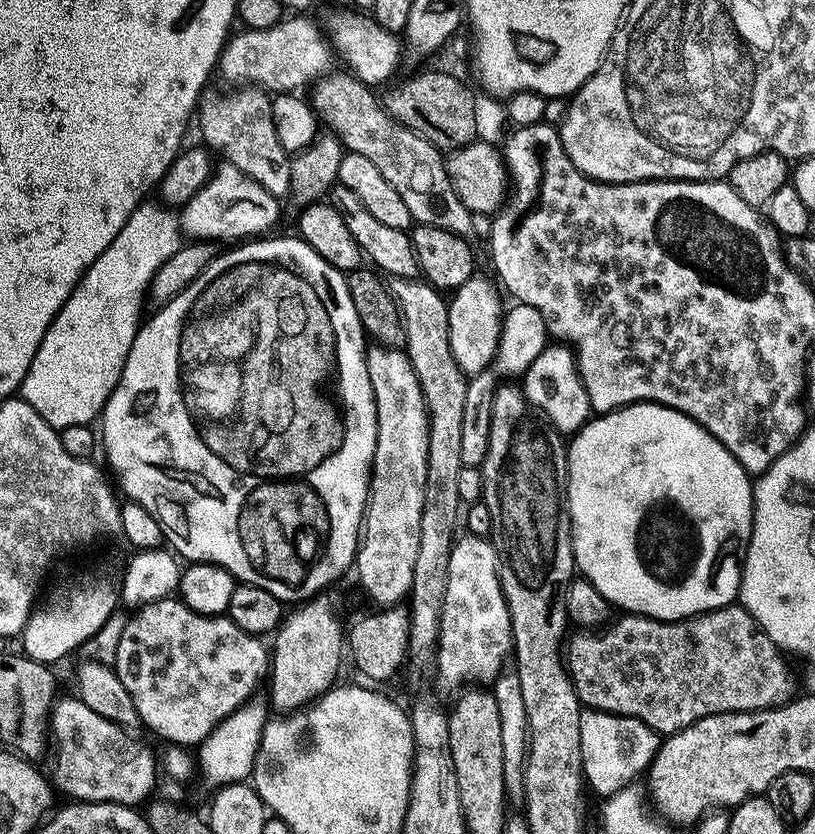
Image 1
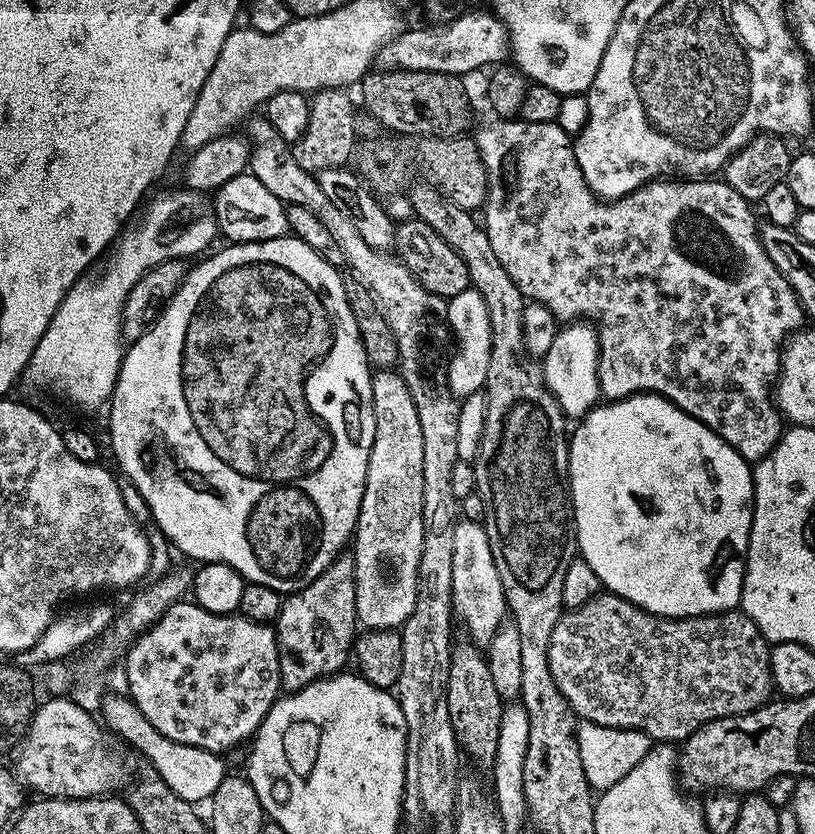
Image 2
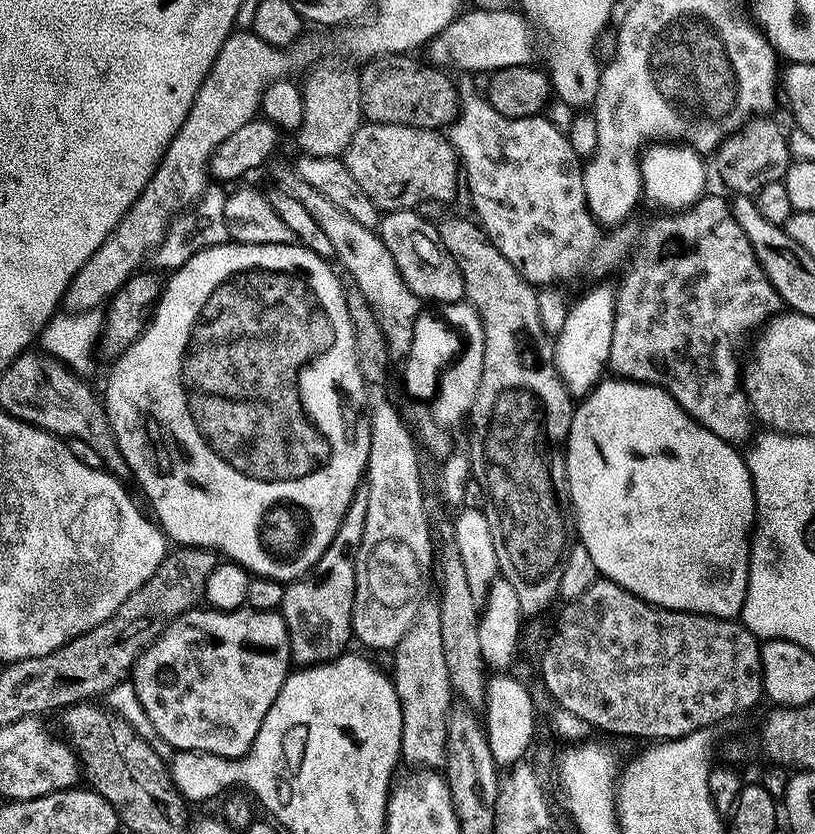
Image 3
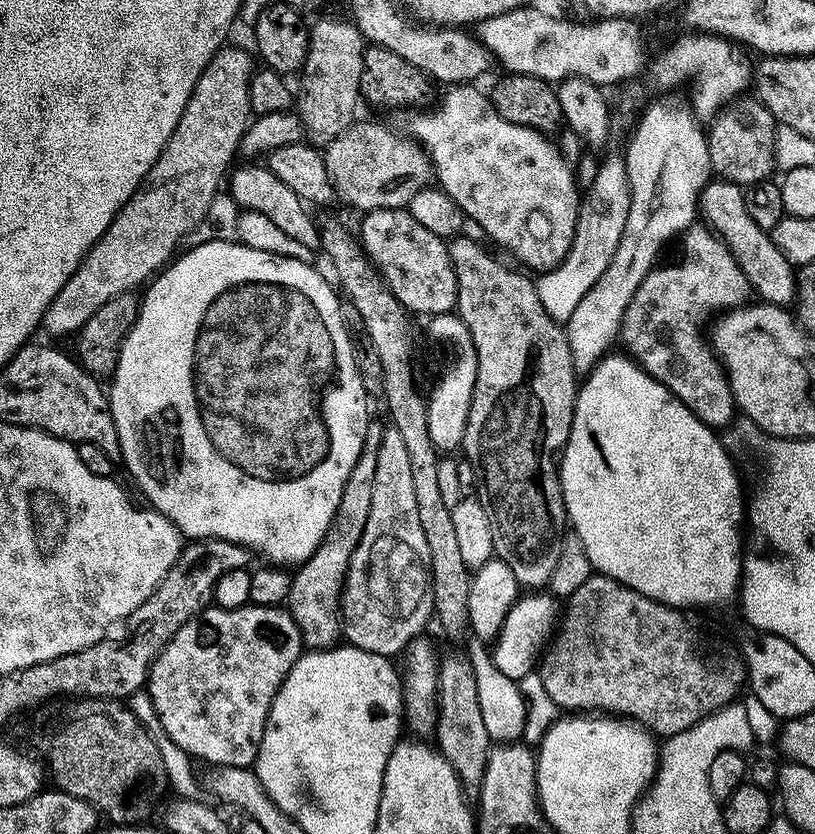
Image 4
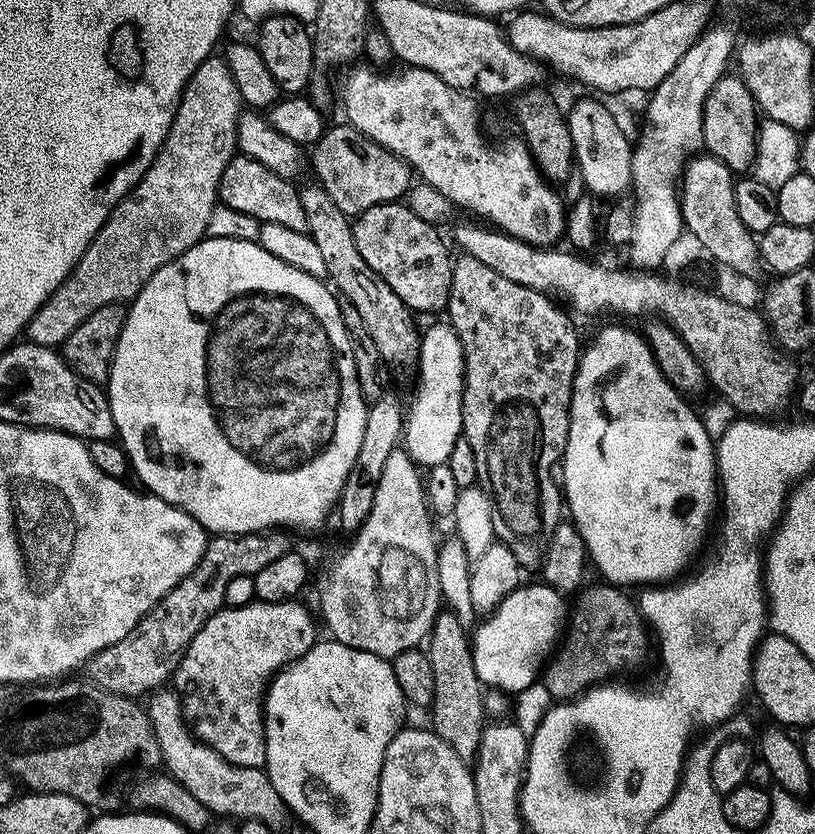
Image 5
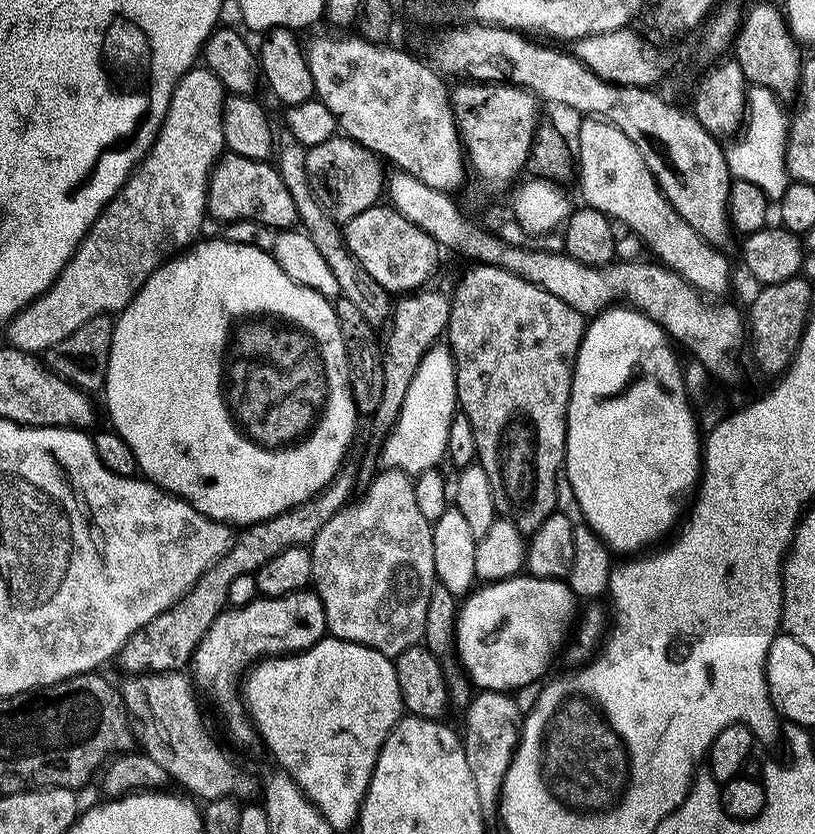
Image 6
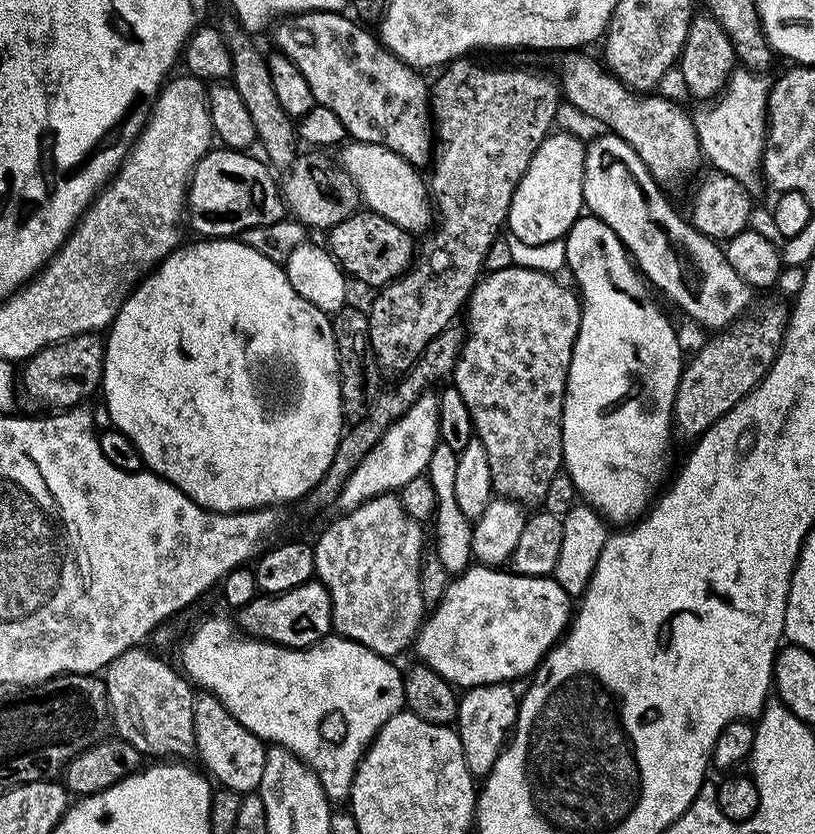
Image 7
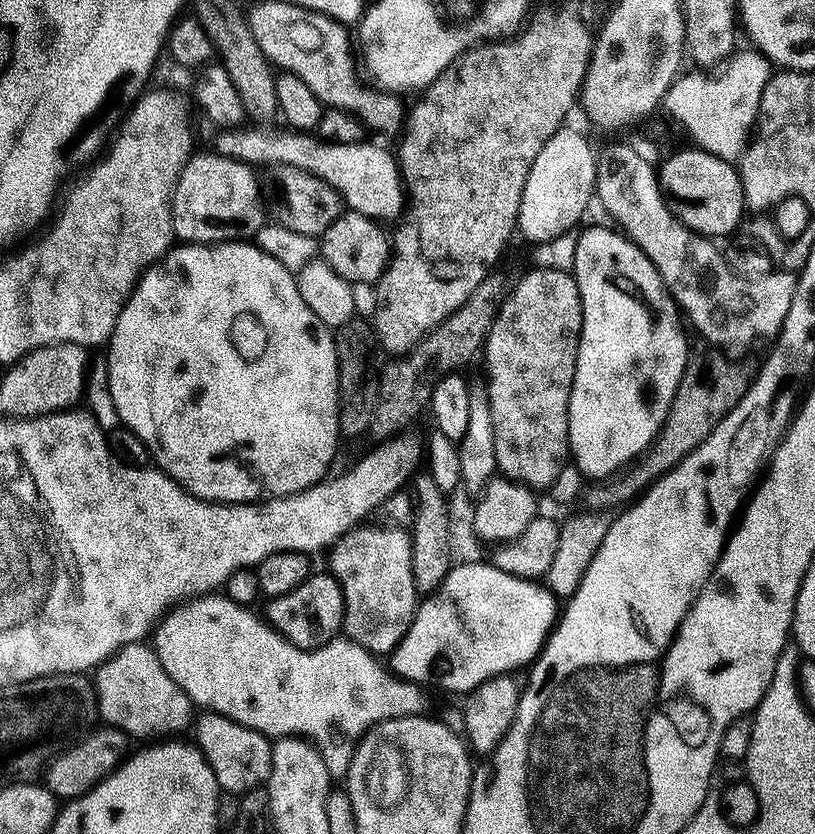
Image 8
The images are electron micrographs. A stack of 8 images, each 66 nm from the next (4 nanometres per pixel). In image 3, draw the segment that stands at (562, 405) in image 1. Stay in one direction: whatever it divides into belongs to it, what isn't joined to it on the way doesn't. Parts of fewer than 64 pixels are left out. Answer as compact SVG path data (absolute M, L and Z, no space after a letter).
M594 286L577 304L573 303L566 314L562 330L554 338L556 368L568 385L568 395L583 398L600 383L608 368L610 338L614 334L616 293L610 287Z

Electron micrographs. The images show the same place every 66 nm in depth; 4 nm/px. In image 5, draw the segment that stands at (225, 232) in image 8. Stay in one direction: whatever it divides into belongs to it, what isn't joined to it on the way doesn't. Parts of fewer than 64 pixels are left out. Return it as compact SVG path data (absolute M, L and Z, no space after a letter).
M235 155L226 166L220 179L219 203L238 210L260 224L286 226L286 230L307 232L306 213L302 211L302 198L297 185L291 180L283 180L274 170L266 170L262 162L254 162L249 156Z

